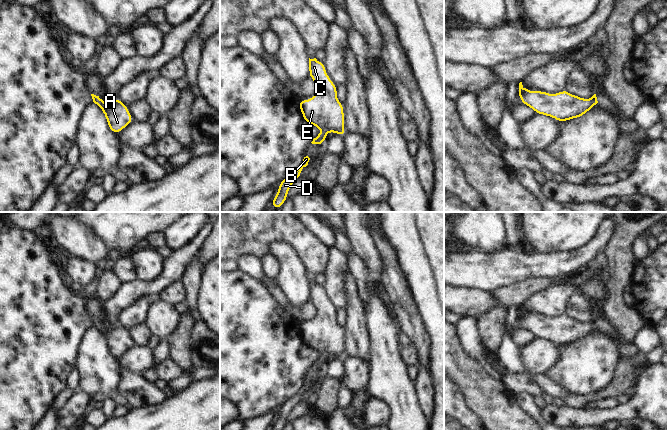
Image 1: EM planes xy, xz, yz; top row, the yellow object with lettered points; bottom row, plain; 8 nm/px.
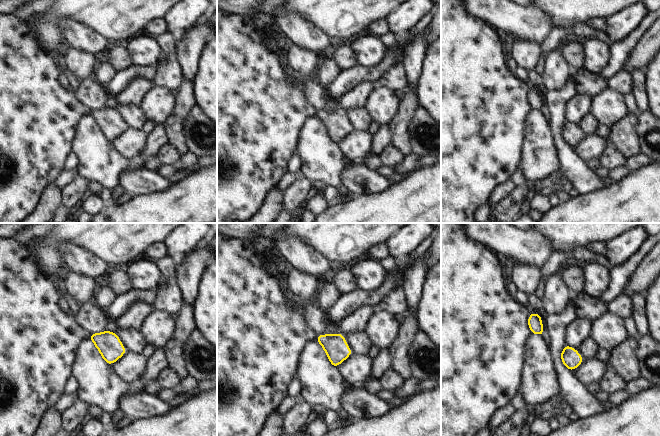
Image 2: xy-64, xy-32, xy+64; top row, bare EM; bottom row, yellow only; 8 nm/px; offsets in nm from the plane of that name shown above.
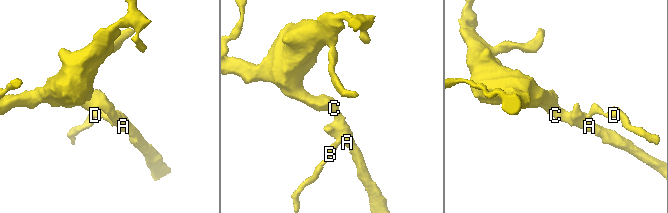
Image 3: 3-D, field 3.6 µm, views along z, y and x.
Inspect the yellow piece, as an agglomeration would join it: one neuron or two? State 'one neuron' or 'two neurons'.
one neuron

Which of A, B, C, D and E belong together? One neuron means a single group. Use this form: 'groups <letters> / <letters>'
groups A B C D E

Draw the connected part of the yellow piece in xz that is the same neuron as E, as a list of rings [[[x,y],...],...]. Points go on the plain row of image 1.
[[[309,282],[309,300],[315,306],[317,316],[309,324],[300,324],[299,332],[306,346],[324,355],[311,366],[321,370],[328,356],[344,360],[344,333],[337,322],[337,310],[329,302],[324,287]]]

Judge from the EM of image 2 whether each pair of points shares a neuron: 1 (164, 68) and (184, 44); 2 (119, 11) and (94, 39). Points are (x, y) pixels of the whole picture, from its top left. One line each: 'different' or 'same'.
1: different
2: different

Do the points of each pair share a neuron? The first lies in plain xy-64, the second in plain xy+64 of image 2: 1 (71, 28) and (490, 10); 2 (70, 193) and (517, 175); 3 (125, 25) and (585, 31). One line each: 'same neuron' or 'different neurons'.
1: same neuron
2: different neurons
3: different neurons

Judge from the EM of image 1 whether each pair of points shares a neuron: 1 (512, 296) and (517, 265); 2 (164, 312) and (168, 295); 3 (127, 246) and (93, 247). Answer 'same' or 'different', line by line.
1: different
2: different
3: different

